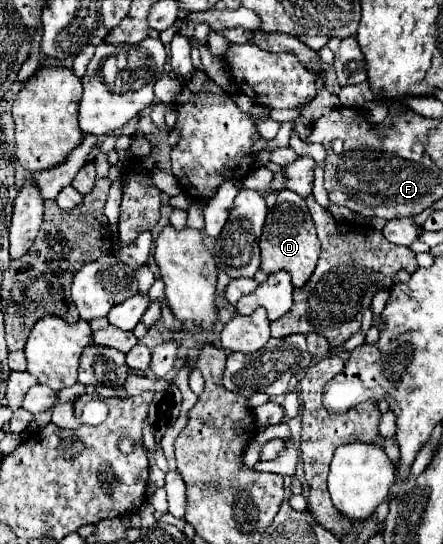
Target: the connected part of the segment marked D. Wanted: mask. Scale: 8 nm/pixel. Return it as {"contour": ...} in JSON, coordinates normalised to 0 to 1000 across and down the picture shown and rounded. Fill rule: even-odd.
{"contour":[[[637,349],[628,357],[628,368],[609,382],[609,390],[600,397],[600,412],[591,419],[587,460],[591,460],[591,489],[587,493],[600,504],[614,504],[614,500],[641,493],[655,500],[659,522],[668,529],[686,526],[691,515],[704,507],[713,482],[718,482],[718,467],[722,467],[722,441],[713,434],[713,415],[695,390],[691,368],[677,364],[668,353]]]}

